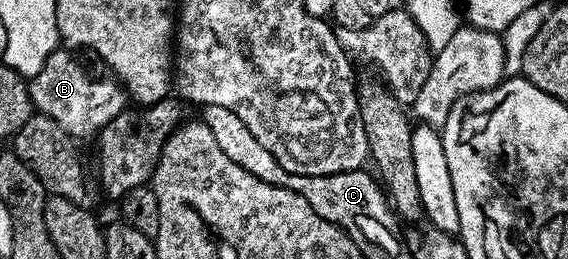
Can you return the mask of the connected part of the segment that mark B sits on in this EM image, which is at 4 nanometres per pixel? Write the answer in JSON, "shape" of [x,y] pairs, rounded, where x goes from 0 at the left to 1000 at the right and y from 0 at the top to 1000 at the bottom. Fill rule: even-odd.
{"shape":[[[100,181],[81,228],[72,282],[49,309],[55,402],[70,448],[97,467],[114,510],[132,529],[162,533],[224,421],[227,371],[222,340],[197,301],[164,305],[127,212],[123,193]]]}

